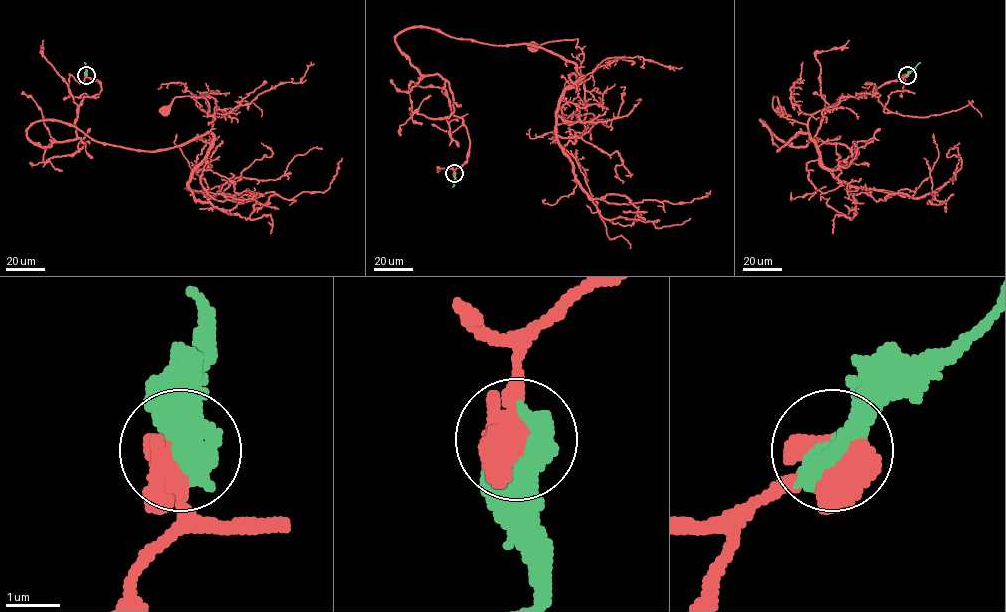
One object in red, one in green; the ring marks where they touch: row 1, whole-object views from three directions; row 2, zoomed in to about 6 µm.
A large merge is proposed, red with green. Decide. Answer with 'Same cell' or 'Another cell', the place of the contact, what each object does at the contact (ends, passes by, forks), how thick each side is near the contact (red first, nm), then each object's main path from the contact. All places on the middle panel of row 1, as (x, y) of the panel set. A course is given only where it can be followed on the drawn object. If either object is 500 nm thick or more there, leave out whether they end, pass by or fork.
Another cell. Place: (454, 173). Thickness 800 nm (red) against 550 nm. Course of red: (454, 173), (463, 119), (395, 37), (531, 44), (580, 74), (577, 39), (534, 47). Course of green: (454, 173), (452, 186)

